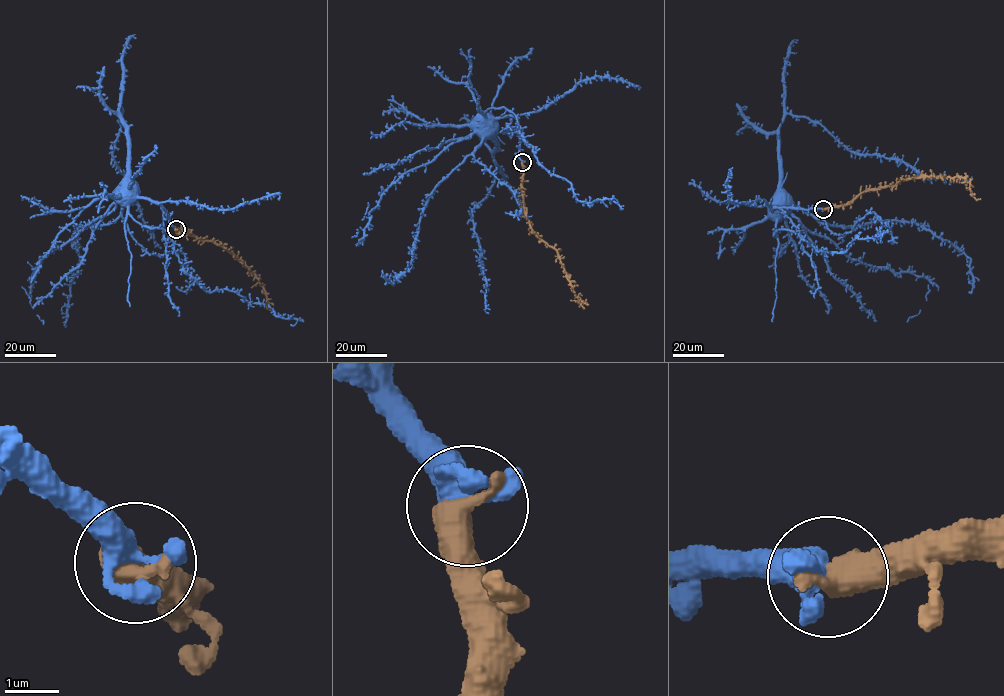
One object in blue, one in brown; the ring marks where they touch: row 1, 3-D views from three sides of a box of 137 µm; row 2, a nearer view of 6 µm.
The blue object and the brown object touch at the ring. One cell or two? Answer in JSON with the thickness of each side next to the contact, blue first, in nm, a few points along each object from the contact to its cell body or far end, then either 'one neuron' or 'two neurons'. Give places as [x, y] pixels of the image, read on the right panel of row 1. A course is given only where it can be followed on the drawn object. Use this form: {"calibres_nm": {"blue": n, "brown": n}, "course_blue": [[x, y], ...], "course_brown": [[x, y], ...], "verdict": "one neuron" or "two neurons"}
{"calibres_nm": {"blue": 420, "brown": 600}, "course_blue": [[823, 209], [773, 209], [774, 203]], "course_brown": [[823, 209], [848, 204], [866, 190], [927, 176], [962, 178], [969, 183], [971, 194], [980, 199]], "verdict": "one neuron"}

